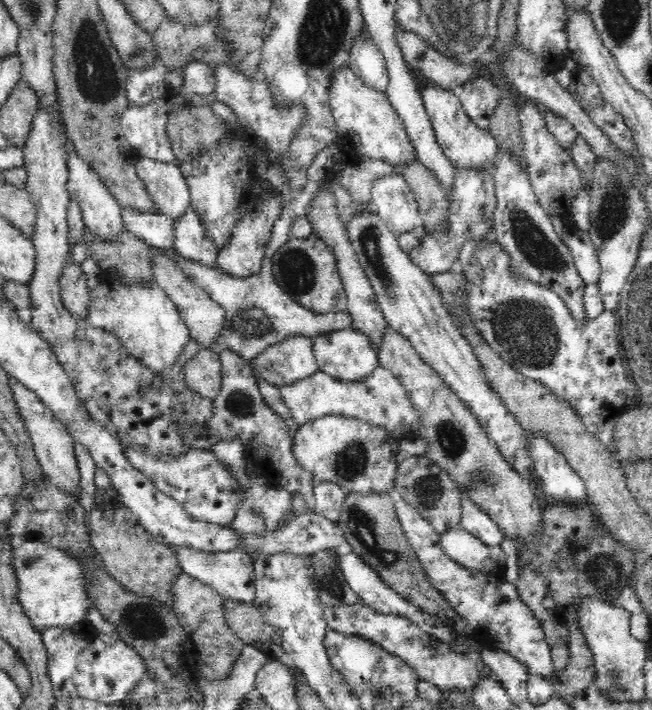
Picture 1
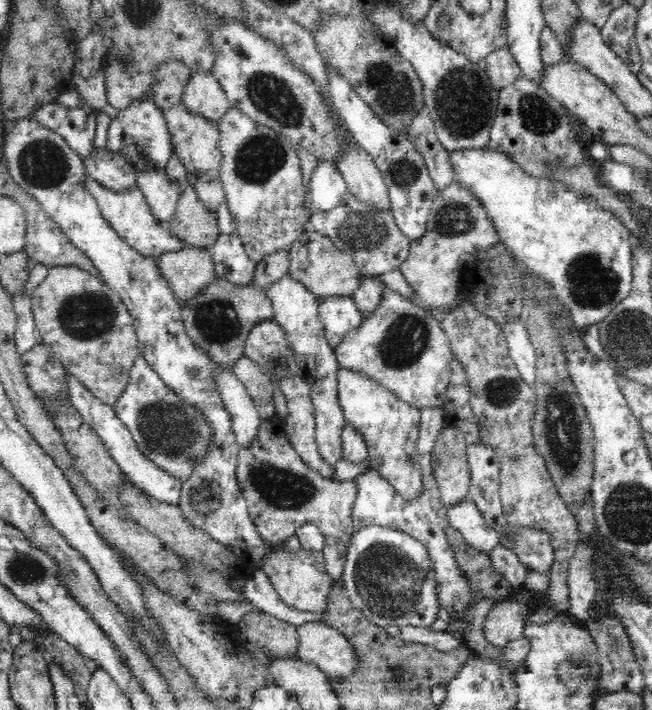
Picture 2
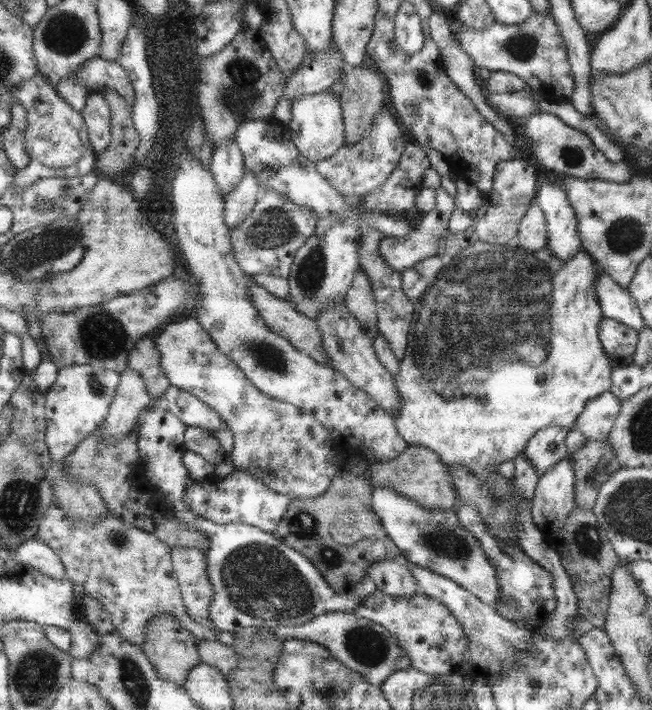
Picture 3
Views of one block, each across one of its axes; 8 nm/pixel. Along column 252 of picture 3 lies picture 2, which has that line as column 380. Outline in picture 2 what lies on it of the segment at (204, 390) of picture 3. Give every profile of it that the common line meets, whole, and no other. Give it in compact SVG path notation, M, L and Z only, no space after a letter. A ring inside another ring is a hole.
M342 368L338 375L338 403L346 425L352 426L364 438L368 451L367 470L378 471L405 500L416 500L423 489L417 451L421 410L358 372Z

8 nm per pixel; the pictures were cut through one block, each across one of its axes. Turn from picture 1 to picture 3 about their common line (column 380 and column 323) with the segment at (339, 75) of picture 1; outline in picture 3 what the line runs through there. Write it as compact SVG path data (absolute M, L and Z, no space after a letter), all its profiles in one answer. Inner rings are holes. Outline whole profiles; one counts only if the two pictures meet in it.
M330 90L317 94L306 94L291 100L291 119L287 125L288 138L300 152L301 157L310 161L320 161L329 158L342 144L344 134L341 118L341 107L338 94Z

